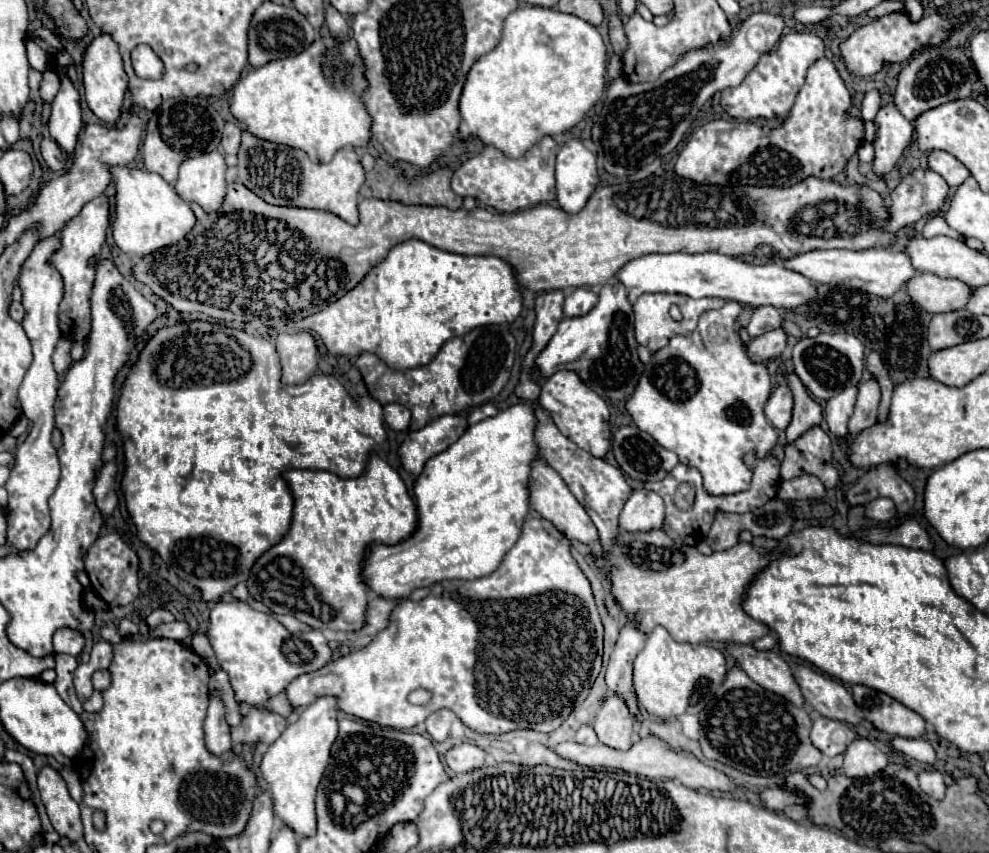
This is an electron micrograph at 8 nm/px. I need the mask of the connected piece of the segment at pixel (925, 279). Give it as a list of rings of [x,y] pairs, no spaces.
[[[917,273],[905,283],[907,295],[927,313],[945,313],[963,309],[969,301],[971,287],[959,279],[943,279],[931,273]]]

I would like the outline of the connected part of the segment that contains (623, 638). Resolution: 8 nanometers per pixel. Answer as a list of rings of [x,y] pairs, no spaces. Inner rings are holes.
[[[625,623],[625,627],[619,633],[619,641],[611,653],[607,675],[605,675],[607,687],[625,699],[627,707],[635,717],[641,715],[631,685],[631,663],[635,655],[643,649],[643,643],[645,643],[645,633],[637,631],[633,623]]]

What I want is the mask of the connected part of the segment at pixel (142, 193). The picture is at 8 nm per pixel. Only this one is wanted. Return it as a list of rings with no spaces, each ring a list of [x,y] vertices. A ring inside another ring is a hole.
[[[111,165],[109,171],[115,185],[115,221],[111,223],[111,229],[115,245],[121,251],[143,257],[177,243],[195,225],[195,215],[189,205],[161,175],[127,165]]]

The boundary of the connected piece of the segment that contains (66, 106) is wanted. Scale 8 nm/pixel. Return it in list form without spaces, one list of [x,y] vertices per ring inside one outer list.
[[[57,61],[51,63],[53,71],[59,75],[59,91],[51,103],[49,117],[49,133],[61,145],[63,151],[73,153],[75,143],[79,139],[81,123],[81,107],[79,107],[79,91],[75,89],[69,75],[61,69]]]

